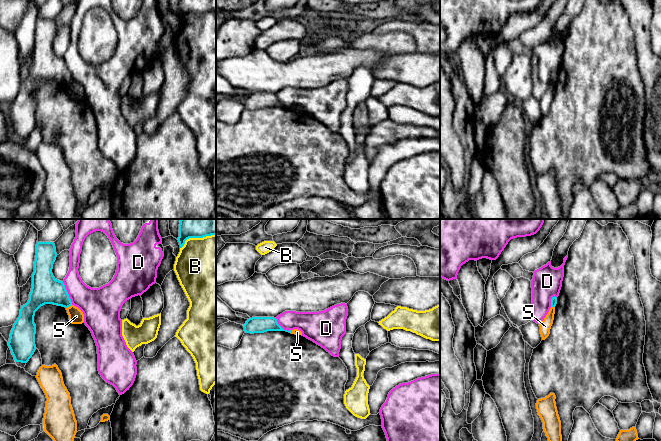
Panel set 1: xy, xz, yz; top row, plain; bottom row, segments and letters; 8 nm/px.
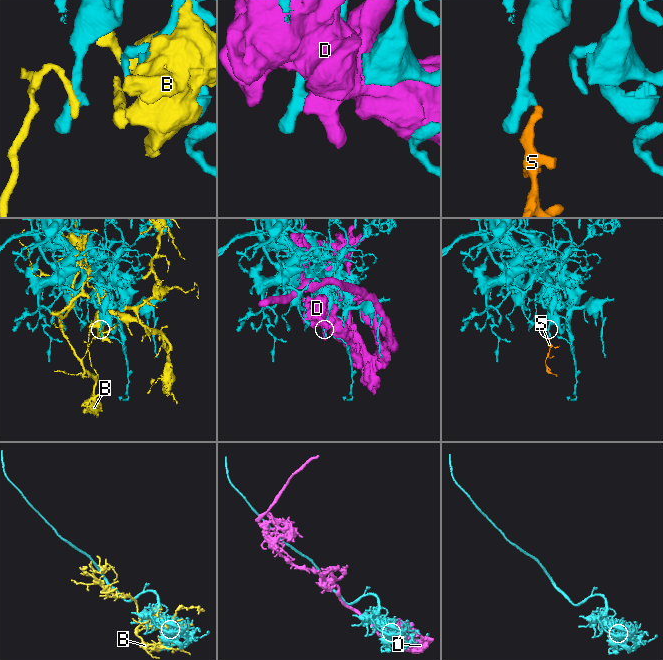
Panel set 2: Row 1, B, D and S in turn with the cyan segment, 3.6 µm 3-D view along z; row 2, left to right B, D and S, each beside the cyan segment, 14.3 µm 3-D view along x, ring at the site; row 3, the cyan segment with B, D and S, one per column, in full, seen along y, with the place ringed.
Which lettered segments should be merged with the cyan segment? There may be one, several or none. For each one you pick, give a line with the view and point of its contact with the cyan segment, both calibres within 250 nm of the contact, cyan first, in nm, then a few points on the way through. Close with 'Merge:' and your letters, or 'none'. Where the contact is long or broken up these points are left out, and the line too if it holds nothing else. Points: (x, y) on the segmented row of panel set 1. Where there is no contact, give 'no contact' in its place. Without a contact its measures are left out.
Merge: none

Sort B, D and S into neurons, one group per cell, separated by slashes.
B / D / S

